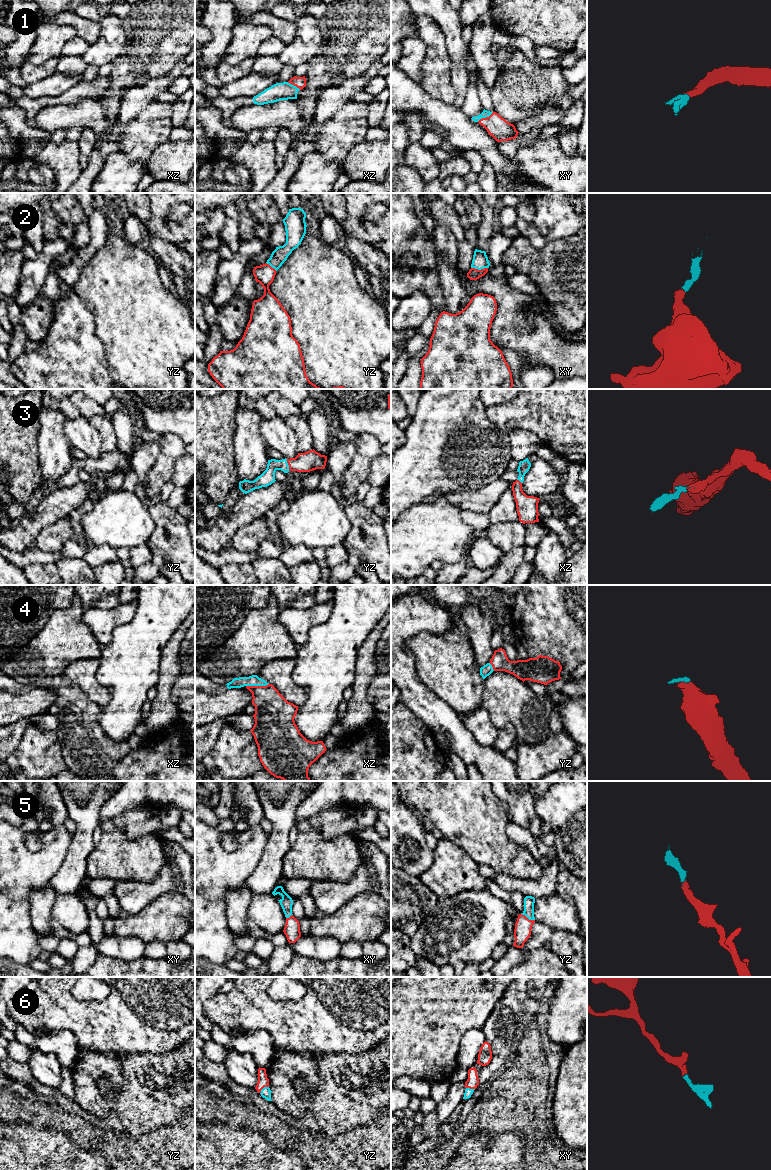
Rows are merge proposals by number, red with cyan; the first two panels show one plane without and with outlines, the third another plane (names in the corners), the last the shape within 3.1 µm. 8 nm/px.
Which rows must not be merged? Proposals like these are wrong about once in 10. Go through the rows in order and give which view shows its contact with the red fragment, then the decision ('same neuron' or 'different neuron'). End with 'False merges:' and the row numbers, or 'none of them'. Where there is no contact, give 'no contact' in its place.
1: contact in xy; same neuron
2: contact in xy; same neuron
3: contact in yz; same neuron
4: contact in xz; same neuron
5: contact in yz; same neuron
6: contact in yz; same neuron
False merges: none of them

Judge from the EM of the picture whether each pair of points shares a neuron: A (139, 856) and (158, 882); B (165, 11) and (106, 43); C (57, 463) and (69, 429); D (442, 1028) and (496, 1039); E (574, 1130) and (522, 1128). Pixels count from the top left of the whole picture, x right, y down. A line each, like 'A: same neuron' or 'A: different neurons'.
A: different neurons
B: different neurons
C: different neurons
D: different neurons
E: different neurons

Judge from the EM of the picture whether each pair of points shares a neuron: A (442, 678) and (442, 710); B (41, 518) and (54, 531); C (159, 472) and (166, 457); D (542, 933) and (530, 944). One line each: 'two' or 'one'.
A: two
B: two
C: one
D: one

